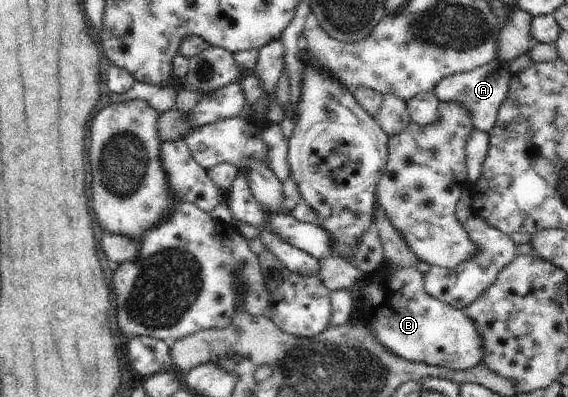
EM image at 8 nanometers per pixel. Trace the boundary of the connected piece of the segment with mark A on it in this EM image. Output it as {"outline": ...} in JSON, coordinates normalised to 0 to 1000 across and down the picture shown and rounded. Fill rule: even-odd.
{"outline":[[[871,144],[864,156],[838,174],[801,184],[778,196],[761,229],[775,254],[794,254],[817,267],[827,282],[835,322],[864,335],[879,275],[894,239],[894,217],[900,194],[901,186],[896,166],[886,161]]]}

